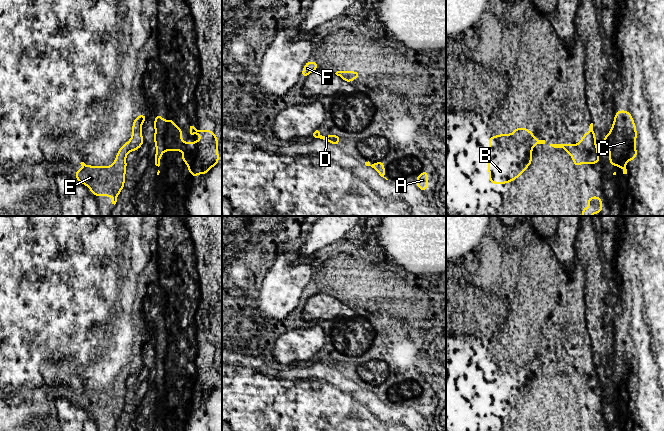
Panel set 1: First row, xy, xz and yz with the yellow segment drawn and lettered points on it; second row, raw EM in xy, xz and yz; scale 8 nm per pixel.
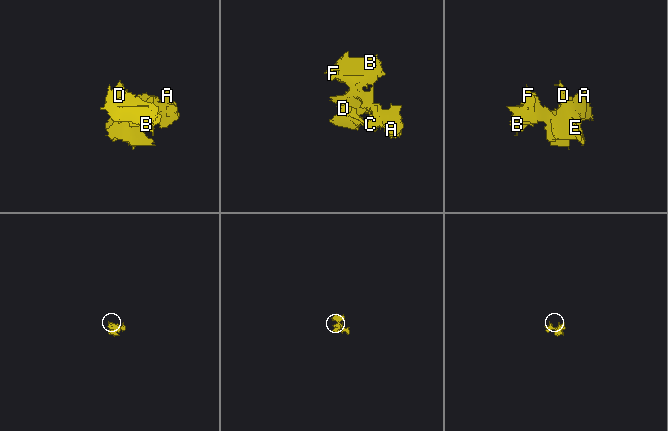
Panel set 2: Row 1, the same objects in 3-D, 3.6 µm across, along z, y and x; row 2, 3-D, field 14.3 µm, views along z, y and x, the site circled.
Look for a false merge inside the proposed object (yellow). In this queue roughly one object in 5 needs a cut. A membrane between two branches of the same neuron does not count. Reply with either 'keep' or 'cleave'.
keep

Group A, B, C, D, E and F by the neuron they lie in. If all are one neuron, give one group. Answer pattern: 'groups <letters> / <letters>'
groups A B C D E F

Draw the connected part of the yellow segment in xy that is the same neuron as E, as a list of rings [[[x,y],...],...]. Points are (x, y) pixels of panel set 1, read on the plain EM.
[[[145,337],[134,343],[132,361],[118,374],[115,385],[111,390],[90,390],[81,386],[83,393],[74,395],[76,404],[86,409],[95,421],[112,421],[112,428],[116,428],[117,421],[125,409],[126,380],[130,375],[138,375],[144,368],[141,355],[145,344],[147,344]]]

